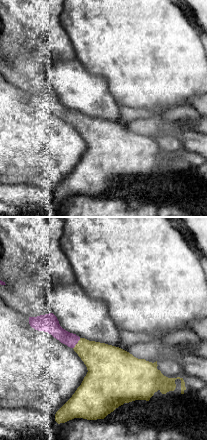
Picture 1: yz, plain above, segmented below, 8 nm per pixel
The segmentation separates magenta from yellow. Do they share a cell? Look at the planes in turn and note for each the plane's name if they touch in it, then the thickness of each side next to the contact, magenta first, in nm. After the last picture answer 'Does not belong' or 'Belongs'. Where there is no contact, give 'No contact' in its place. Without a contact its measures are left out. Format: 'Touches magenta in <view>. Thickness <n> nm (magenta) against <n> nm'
Touches magenta in yz. Thickness 130 nm (magenta) against 280 nm

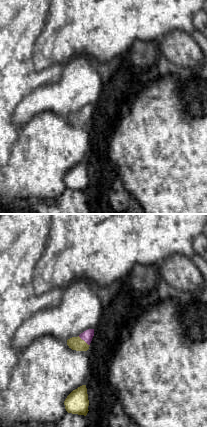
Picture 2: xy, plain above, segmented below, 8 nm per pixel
Touches magenta in xy. Thickness 90 nm (magenta) against 110 nm

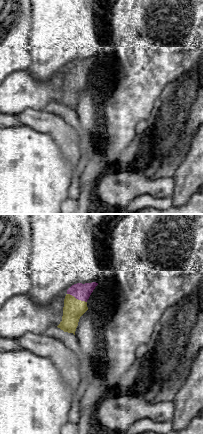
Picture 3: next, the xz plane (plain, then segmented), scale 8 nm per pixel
Touches magenta in xz. Thickness 130 nm (magenta) against 170 nm

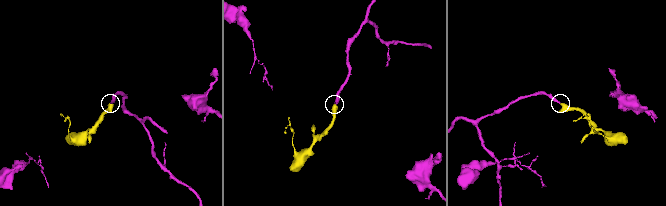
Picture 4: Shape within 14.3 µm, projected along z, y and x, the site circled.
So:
Belongs

